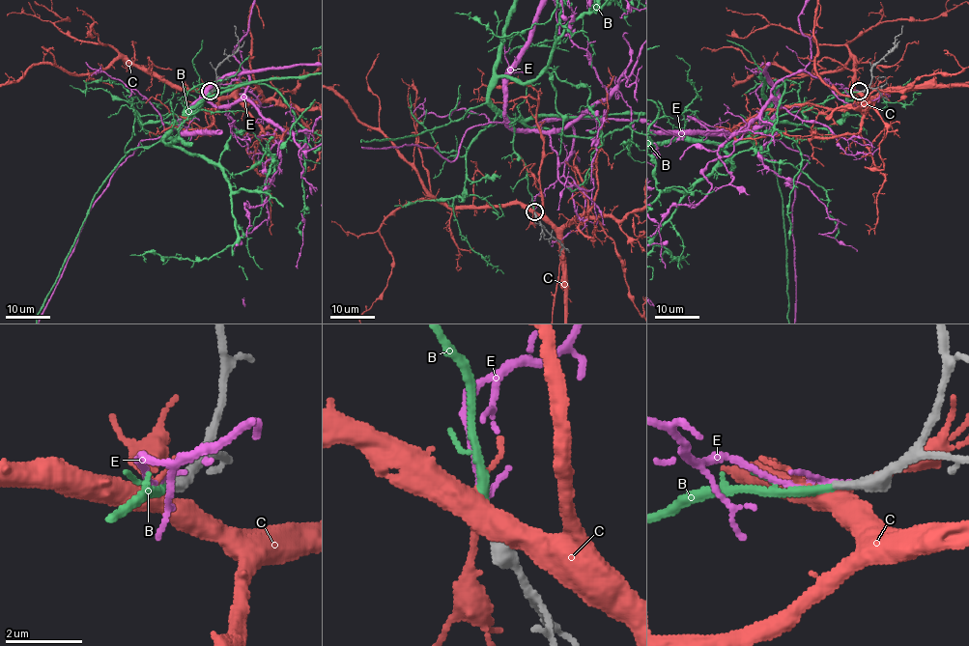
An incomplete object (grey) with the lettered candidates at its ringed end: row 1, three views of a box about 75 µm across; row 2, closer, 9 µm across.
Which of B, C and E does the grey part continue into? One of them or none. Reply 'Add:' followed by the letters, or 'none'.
Add: B

